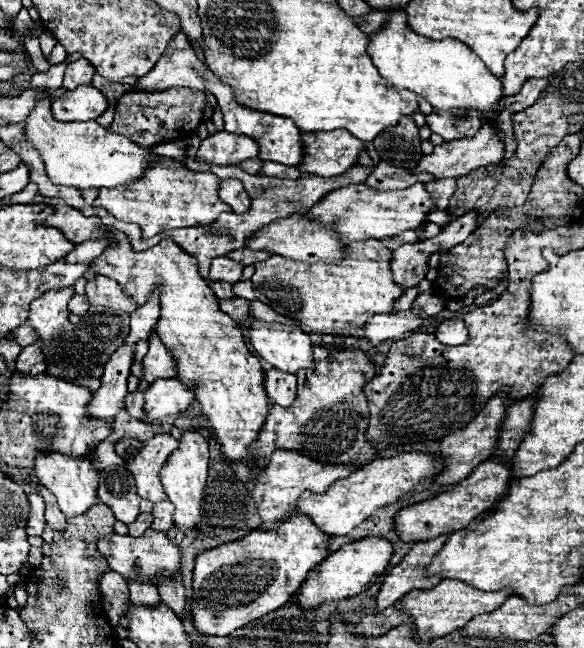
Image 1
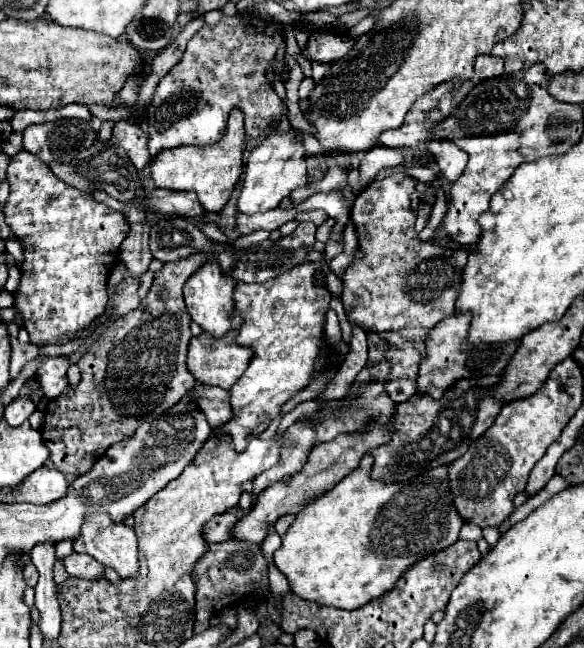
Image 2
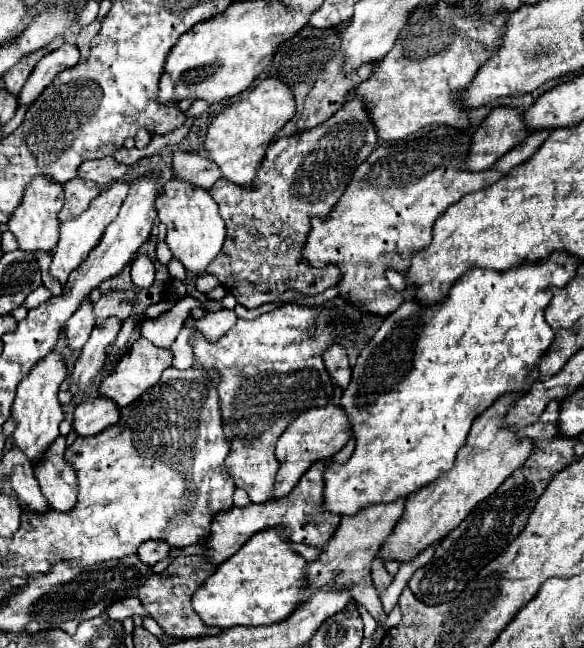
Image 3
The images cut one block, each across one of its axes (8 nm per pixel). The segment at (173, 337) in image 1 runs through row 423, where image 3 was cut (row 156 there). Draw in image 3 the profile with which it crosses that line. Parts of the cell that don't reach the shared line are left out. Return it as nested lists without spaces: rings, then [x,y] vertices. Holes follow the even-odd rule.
[[[276,78],[262,80],[250,94],[226,108],[214,118],[206,134],[206,152],[218,164],[222,178],[244,186],[258,176],[258,168],[264,160],[266,148],[276,136],[276,132],[296,114],[296,104],[290,88]]]

